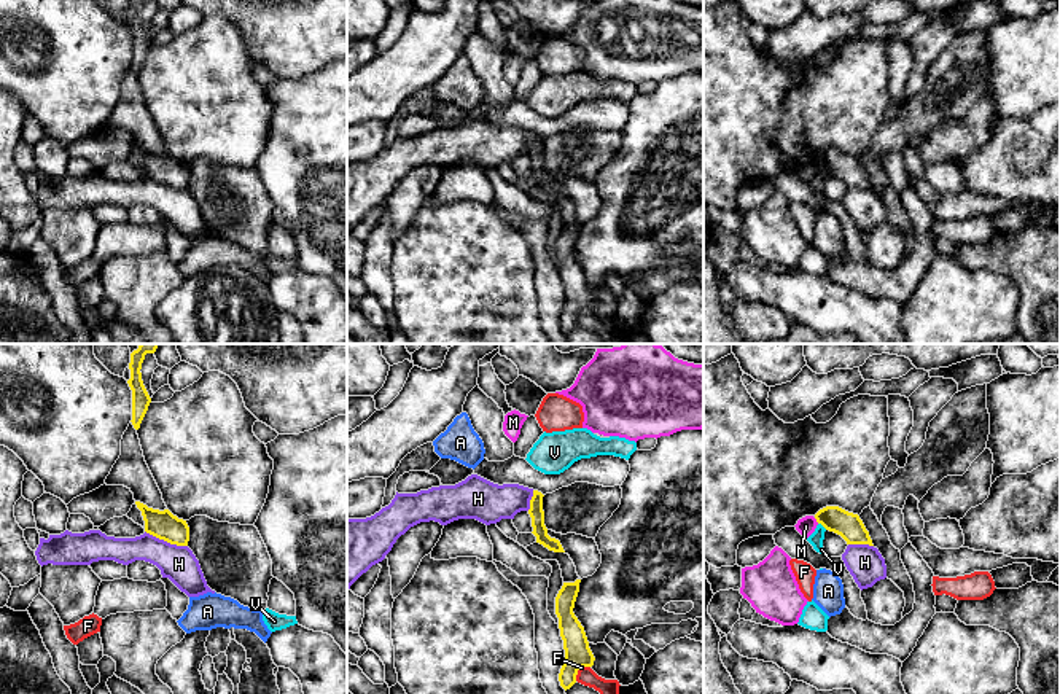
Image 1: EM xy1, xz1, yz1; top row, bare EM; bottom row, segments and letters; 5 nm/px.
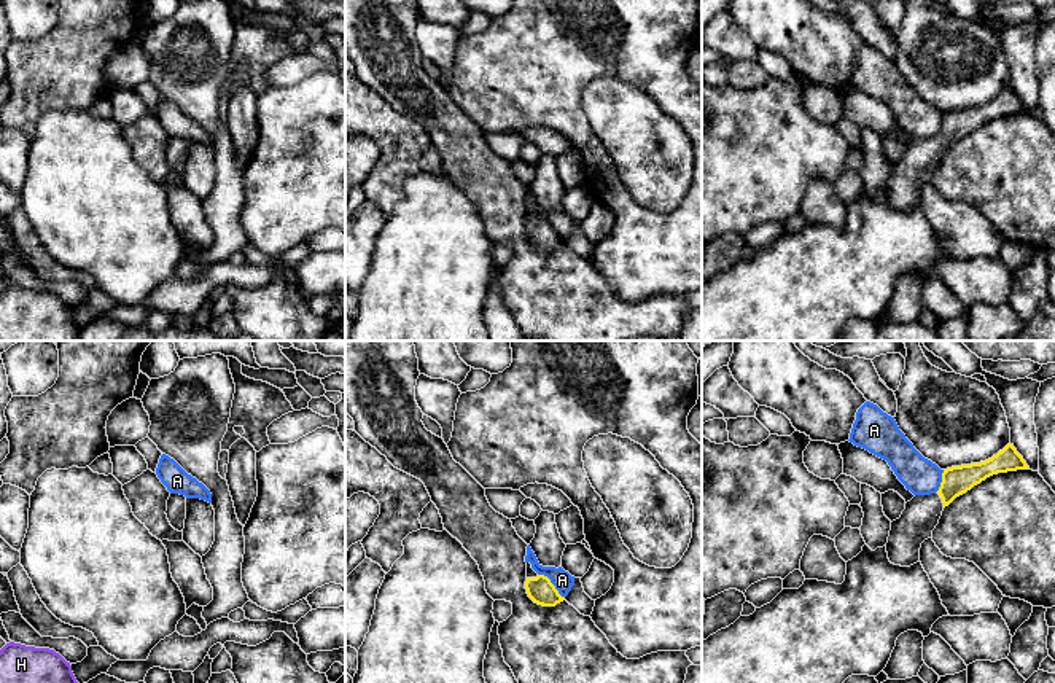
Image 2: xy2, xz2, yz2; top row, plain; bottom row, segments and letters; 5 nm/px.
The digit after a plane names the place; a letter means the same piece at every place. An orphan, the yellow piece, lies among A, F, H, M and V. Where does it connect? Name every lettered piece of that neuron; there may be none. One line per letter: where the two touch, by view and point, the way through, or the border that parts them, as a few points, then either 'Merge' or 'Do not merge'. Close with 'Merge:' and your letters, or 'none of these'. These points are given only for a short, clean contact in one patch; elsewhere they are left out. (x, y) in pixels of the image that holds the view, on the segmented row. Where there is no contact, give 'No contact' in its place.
A: Touches yellow at xz2 (551, 583). Boundary: xz2 (538, 573), (543, 573), (564, 597). Do not merge
F: Touches yellow at xz1 (578, 669). Do not merge
H: Touches yellow at xy1 (166, 540). Boundary: xy1 (145, 530), (171, 543), (187, 546). Do not merge
M: Touches yellow at yz1 (817, 521). Boundary: yz1 (814, 518), (818, 522). Do not merge
V: Touches yellow at yz1 (823, 526). Boundary: yz1 (818, 522), (826, 529). Do not merge
Merge: none of these

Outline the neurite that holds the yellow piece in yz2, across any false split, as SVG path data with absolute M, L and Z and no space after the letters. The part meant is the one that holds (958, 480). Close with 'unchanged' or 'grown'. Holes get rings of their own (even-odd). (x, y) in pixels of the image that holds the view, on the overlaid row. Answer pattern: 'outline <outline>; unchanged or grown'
outline M1010 443L985 462L944 470L939 490L931 495L915 495L905 503L901 517L891 522L886 543L890 562L901 567L920 562L921 543L932 538L945 506L987 478L1017 470L1030 470L1030 466Z; grown

